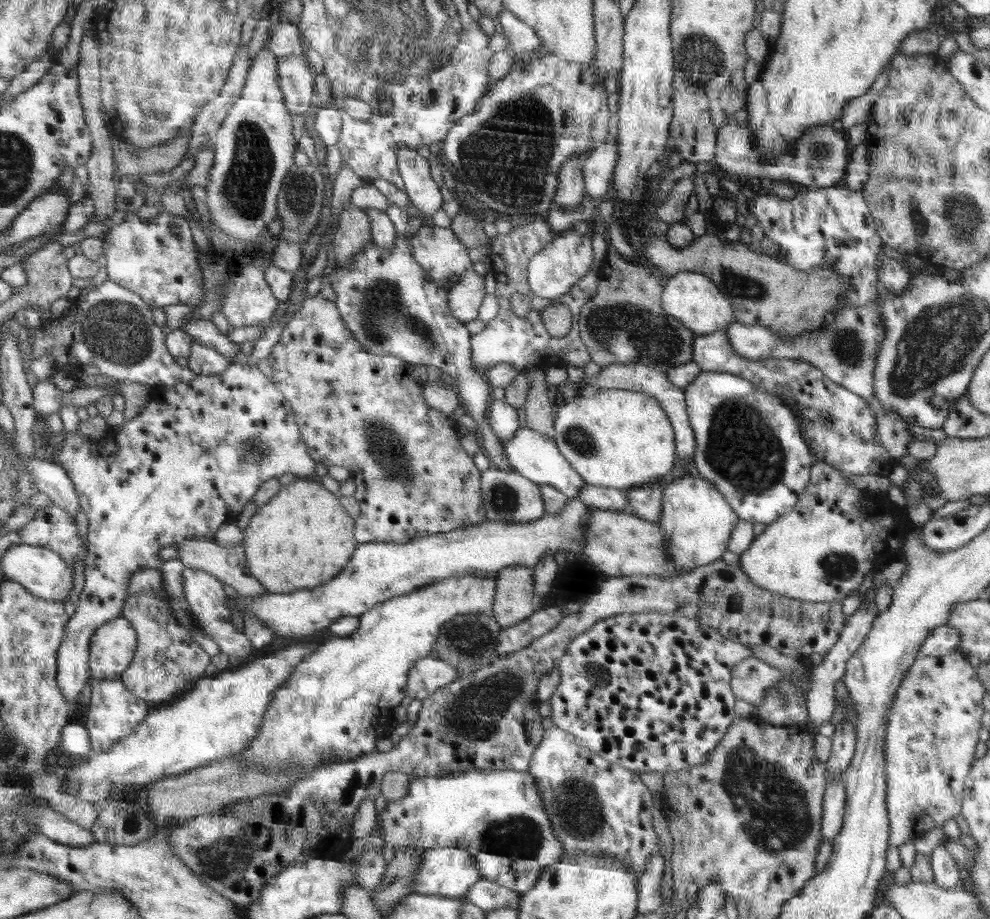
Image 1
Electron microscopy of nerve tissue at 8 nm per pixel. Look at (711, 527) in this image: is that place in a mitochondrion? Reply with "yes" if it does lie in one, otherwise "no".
no

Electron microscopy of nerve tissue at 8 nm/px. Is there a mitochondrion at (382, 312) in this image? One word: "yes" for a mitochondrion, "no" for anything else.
yes

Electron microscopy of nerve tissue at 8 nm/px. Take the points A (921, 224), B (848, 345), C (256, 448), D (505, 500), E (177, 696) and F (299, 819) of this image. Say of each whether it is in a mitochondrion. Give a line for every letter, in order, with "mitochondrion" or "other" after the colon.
A: mitochondrion
B: mitochondrion
C: mitochondrion
D: mitochondrion
E: other
F: other

